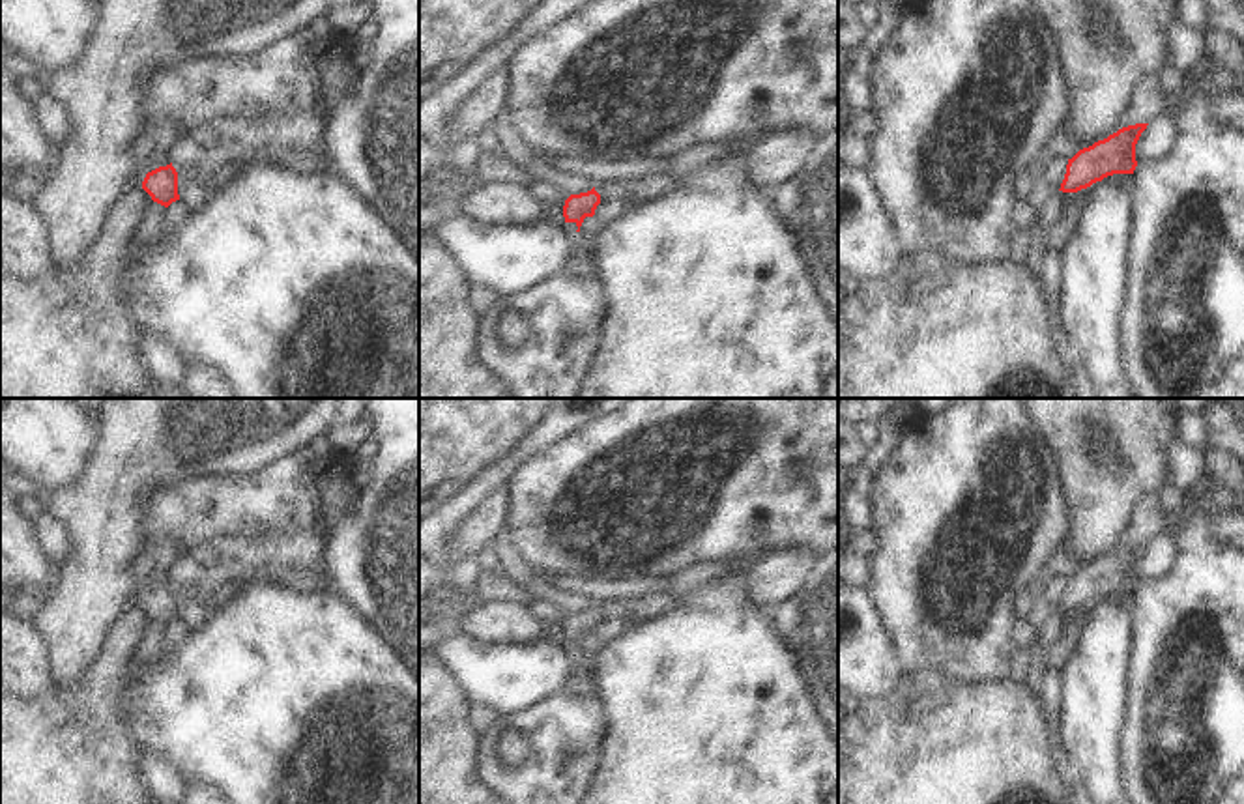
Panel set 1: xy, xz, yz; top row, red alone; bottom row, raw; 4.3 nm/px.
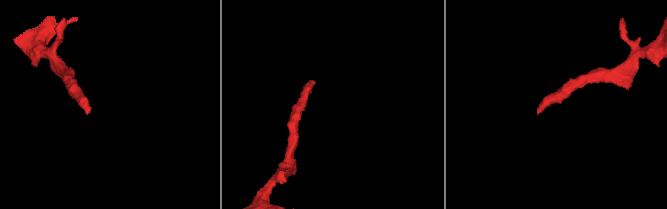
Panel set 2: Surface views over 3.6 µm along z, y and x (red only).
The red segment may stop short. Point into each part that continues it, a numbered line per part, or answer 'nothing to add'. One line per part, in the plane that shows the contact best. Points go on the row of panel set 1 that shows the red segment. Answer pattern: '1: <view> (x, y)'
nothing to add.

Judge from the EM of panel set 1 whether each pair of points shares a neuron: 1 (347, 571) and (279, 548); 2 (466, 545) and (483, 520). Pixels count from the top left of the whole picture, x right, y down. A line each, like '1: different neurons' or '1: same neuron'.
1: different neurons
2: same neuron

